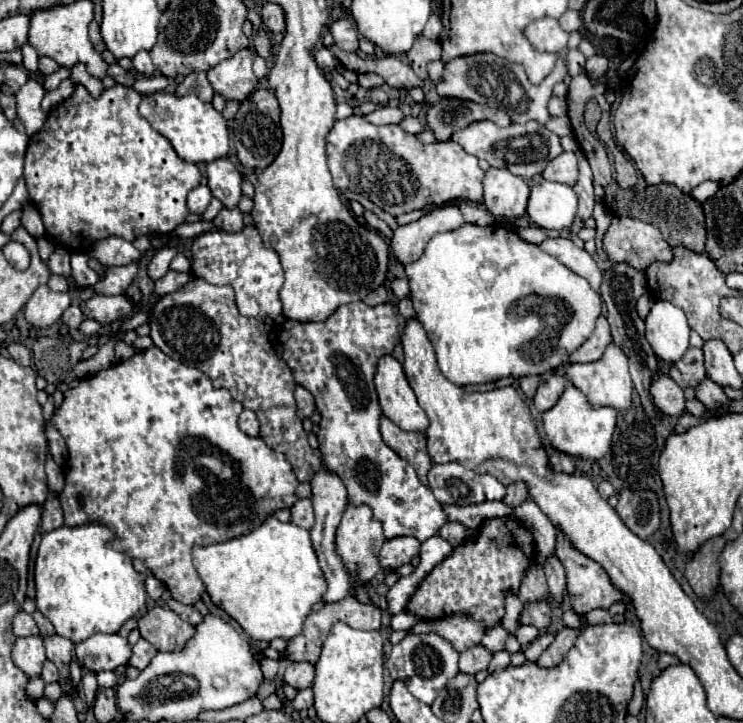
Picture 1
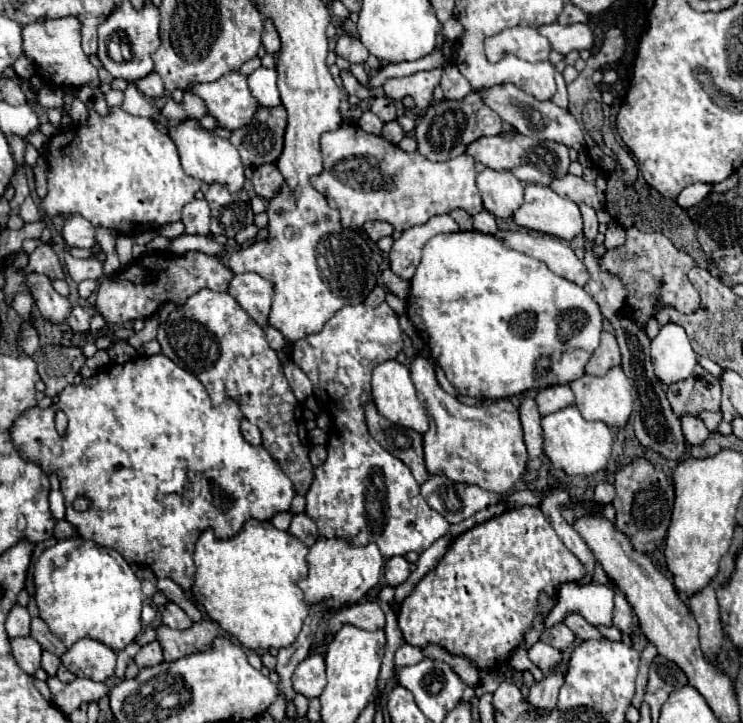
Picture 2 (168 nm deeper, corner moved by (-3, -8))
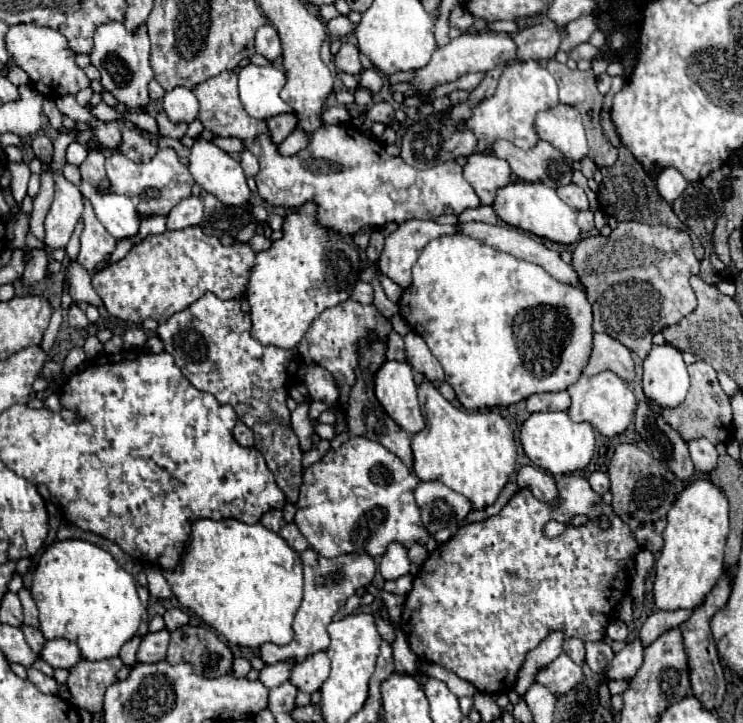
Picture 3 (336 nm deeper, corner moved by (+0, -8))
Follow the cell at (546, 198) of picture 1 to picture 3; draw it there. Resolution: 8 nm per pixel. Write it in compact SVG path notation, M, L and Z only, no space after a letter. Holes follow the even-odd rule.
M517 181L517 183L503 187L503 191L499 191L499 195L495 197L493 209L507 225L535 233L535 235L545 237L545 239L555 241L555 243L567 243L569 245L569 243L575 243L581 235L581 231L577 227L577 211L571 209L567 203L563 203L557 197L555 189L551 189L543 183Z

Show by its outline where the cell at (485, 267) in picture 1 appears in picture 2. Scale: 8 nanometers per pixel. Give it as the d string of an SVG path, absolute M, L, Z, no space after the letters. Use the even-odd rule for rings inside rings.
M456 231L456 233L442 233L432 237L422 251L422 261L416 269L416 275L412 277L412 287L408 293L408 303L406 303L406 313L412 325L416 327L418 335L428 343L432 357L438 361L438 365L444 369L448 381L456 387L460 395L476 397L476 399L504 399L512 395L520 395L524 391L532 389L544 389L550 385L568 385L570 381L578 379L584 375L584 367L590 361L590 355L594 355L598 343L600 343L600 333L602 333L602 313L598 303L578 285L572 281L566 281L564 277L552 273L542 261L532 259L520 251L506 249L498 239L492 235L484 235L480 231Z

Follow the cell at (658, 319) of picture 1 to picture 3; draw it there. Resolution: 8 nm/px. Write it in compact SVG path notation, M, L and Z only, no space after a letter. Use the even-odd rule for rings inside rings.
M671 343L653 345L643 361L643 391L661 407L677 407L689 391L683 353Z

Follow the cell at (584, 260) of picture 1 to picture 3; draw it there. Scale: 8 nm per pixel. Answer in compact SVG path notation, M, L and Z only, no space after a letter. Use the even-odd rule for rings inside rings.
M467 223L467 225L457 225L457 231L459 233L465 233L465 235L471 235L473 239L479 239L481 243L487 243L503 253L509 253L513 257L519 257L523 261L531 261L535 265L541 265L549 275L553 275L557 281L561 283L569 283L569 285L579 285L579 277L575 273L575 269L571 265L567 265L561 255L553 249L547 249L541 239L533 233L527 233L527 231L521 231L517 227L511 227L511 225L487 225L487 223Z

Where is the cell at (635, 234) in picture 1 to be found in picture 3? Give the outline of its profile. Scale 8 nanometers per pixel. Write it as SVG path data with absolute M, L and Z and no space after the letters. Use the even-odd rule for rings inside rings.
M637 221L619 223L609 237L597 235L583 239L573 251L573 267L581 283L585 285L589 303L593 305L593 317L595 317L593 331L607 333L613 339L621 341L639 359L645 359L647 353L651 351L651 337L655 333L687 317L697 307L697 299L689 285L689 277L699 273L699 259L695 257L691 249L691 239L685 231L675 231L663 225L651 227L647 223L637 223Z

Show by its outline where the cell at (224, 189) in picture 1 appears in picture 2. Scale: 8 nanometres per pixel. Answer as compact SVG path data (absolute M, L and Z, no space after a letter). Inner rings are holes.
M210 185L204 199L210 205L210 231L212 235L236 237L238 231L254 223L254 213L250 209L250 197L246 191L236 195L228 193L224 185ZM246 221L246 225L244 225Z

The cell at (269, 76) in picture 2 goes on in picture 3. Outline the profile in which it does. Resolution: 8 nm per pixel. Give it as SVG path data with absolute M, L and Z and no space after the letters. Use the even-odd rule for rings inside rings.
M247 65L239 71L239 95L245 111L255 119L269 119L279 113L289 113L291 107L281 101L279 91L285 85L283 71L269 67Z

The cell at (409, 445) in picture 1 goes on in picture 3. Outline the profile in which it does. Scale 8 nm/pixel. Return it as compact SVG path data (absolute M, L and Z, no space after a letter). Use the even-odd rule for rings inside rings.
M373 341L371 345L365 345L361 347L361 363L359 367L355 369L357 373L357 381L355 381L355 387L351 389L351 395L349 395L349 411L347 411L347 421L349 421L349 429L341 435L341 439L345 441L349 435L361 435L361 437L367 437L371 441L377 441L381 443L385 449L389 449L391 453L395 453L405 465L407 469L413 471L413 451L411 451L411 435L407 431L403 431L387 413L385 409L381 407L381 403L375 399L375 391L373 391L373 377L377 373L377 369L383 365L385 361L385 351L387 351L387 345L381 343L381 341Z

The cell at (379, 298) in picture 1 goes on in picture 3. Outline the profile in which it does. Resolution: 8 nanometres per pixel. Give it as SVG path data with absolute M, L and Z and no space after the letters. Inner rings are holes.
M359 281L359 283L355 285L355 291L353 291L351 299L353 299L353 301L359 301L359 303L363 303L363 305L373 303L373 287L371 287L371 283Z

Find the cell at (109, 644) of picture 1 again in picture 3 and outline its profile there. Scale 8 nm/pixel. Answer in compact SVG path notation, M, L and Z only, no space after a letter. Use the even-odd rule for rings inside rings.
M53 639L45 643L41 659L45 659L53 669L73 669L81 661L81 651L73 641Z

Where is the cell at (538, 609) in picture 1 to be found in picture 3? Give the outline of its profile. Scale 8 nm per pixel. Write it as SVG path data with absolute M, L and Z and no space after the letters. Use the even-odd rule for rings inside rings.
M565 639L563 641L563 653L569 655L575 663L581 663L585 659L585 647L581 639Z

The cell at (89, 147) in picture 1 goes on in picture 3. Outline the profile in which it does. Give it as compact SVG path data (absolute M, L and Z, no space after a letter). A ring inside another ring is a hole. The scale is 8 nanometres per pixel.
M159 149L155 153L155 157L147 163L135 163L135 161L127 159L123 153L113 151L111 157L105 159L105 173L109 179L109 193L115 193L115 195L133 197L133 195L139 195L147 187L159 189L161 197L157 201L145 201L145 203L141 203L141 207L137 207L137 213L147 215L147 217L153 217L153 215L165 217L181 199L191 195L191 187L195 183L191 173L187 171L187 165L179 159L175 149Z

